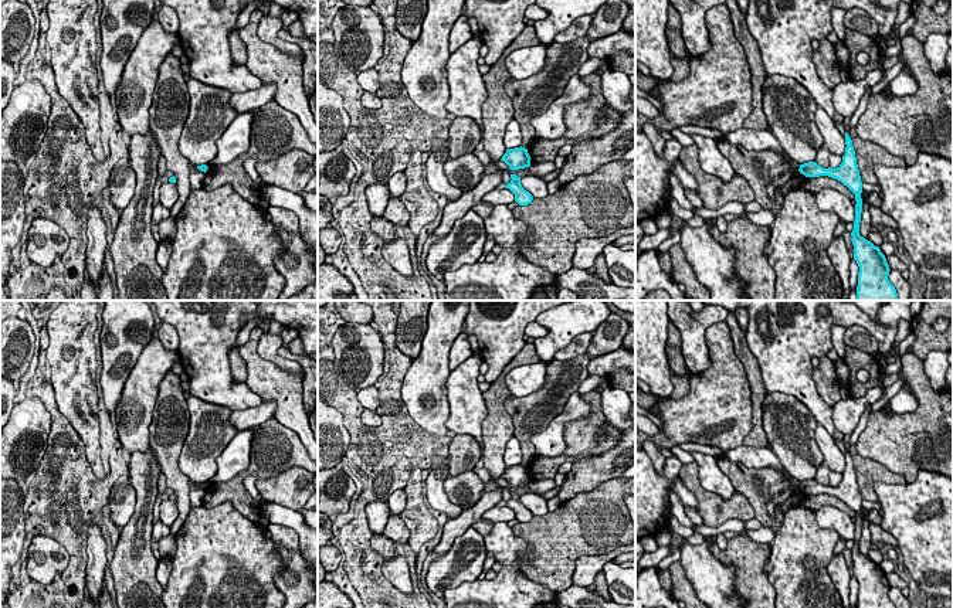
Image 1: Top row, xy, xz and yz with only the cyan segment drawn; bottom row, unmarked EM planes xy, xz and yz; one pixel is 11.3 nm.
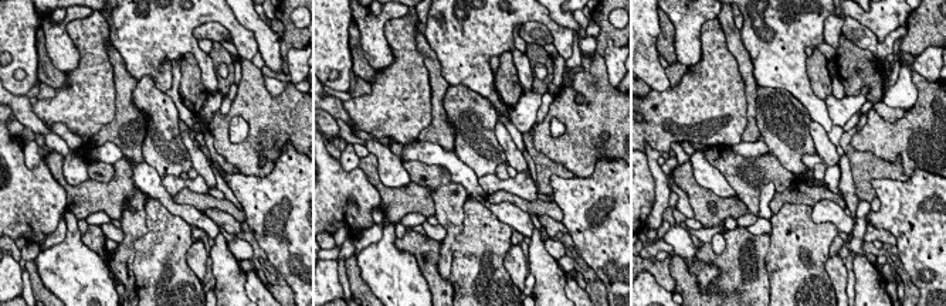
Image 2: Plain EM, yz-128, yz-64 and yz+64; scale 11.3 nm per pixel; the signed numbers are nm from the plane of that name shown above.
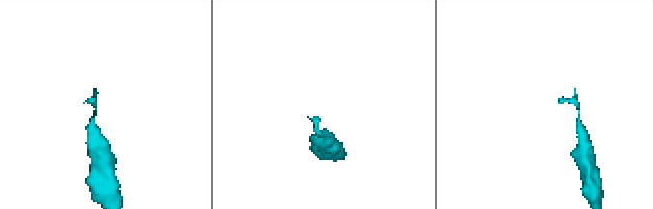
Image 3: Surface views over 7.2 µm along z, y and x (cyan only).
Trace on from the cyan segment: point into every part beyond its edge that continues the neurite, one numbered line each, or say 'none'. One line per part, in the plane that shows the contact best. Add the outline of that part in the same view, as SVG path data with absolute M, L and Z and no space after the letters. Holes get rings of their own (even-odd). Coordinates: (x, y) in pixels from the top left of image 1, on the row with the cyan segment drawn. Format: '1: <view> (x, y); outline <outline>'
none

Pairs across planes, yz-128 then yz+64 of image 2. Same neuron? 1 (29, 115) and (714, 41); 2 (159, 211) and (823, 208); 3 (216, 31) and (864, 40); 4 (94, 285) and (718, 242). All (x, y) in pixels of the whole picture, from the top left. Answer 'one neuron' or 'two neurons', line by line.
1: two neurons
2: two neurons
3: one neuron
4: two neurons

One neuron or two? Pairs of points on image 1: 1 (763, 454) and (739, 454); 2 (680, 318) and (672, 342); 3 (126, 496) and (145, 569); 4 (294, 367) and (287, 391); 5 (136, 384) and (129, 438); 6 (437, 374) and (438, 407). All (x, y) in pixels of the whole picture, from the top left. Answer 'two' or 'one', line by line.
1: one
2: two
3: two
4: two
5: one
6: one

